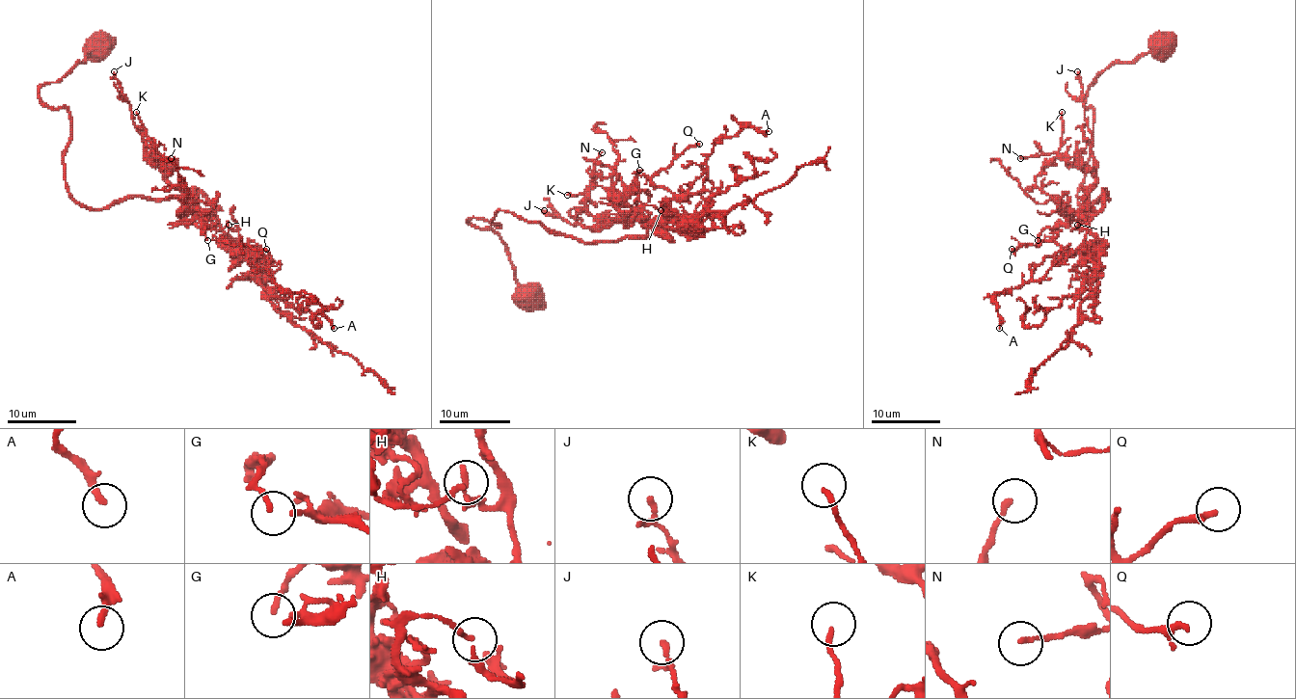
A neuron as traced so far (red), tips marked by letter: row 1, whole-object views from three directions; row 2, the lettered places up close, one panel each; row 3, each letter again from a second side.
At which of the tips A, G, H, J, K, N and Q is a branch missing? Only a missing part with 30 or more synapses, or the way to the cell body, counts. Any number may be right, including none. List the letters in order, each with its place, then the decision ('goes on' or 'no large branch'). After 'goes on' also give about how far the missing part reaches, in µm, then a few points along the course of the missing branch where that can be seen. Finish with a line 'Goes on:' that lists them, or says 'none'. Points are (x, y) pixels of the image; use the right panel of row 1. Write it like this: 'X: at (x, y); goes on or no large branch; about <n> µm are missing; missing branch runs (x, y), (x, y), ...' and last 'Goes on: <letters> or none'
A: at (999, 328); no large branch
G: at (1038, 240); no large branch
H: at (1077, 225); no large branch
J: at (1077, 71); no large branch
K: at (1062, 112); no large branch
N: at (1020, 158); no large branch
Q: at (1012, 249); no large branch
Goes on: none

